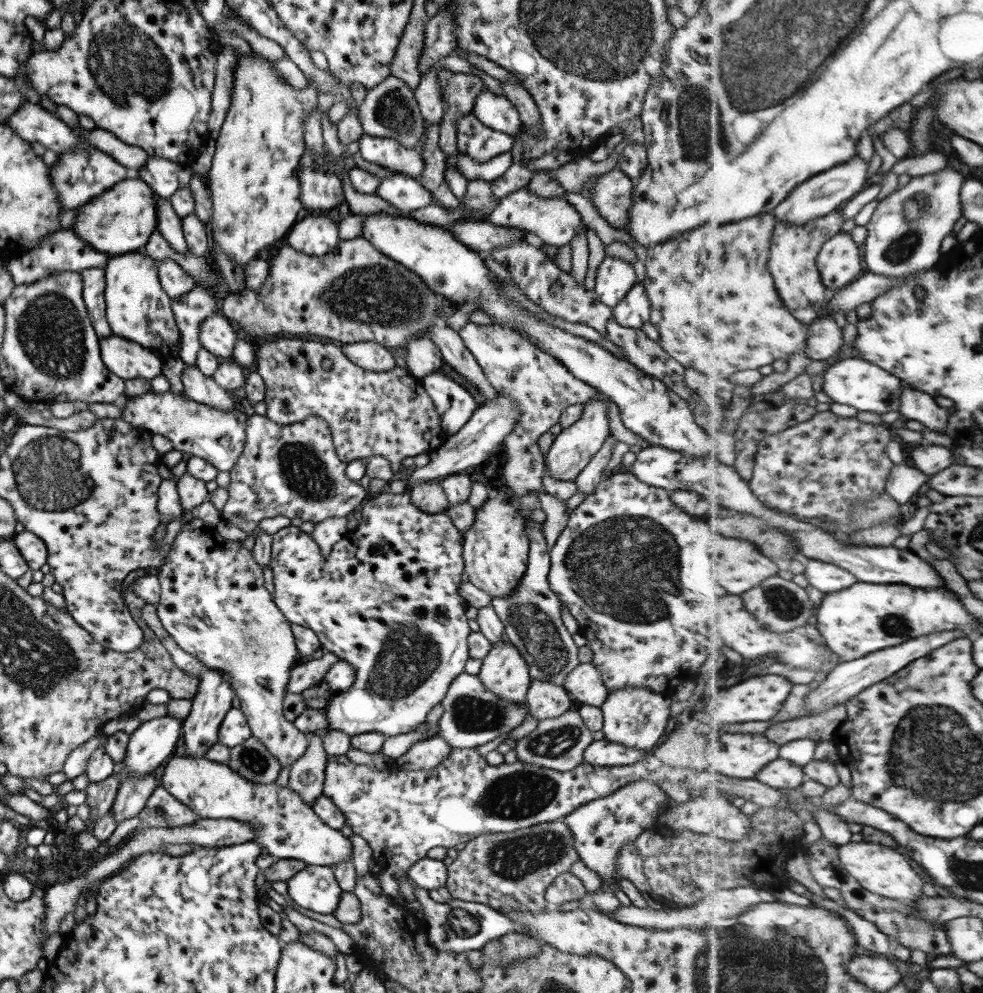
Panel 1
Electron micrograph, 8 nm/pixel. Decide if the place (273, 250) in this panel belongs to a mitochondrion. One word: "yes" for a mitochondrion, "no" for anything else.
no

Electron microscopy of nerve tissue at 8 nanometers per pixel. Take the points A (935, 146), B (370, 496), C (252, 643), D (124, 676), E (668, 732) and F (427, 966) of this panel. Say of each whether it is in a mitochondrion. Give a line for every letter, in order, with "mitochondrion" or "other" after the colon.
A: other
B: other
C: mitochondrion
D: other
E: other
F: other

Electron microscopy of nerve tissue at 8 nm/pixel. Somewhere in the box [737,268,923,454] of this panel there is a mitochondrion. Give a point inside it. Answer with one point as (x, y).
(888, 398)

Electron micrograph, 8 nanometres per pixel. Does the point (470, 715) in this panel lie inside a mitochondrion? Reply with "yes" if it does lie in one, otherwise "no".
yes

